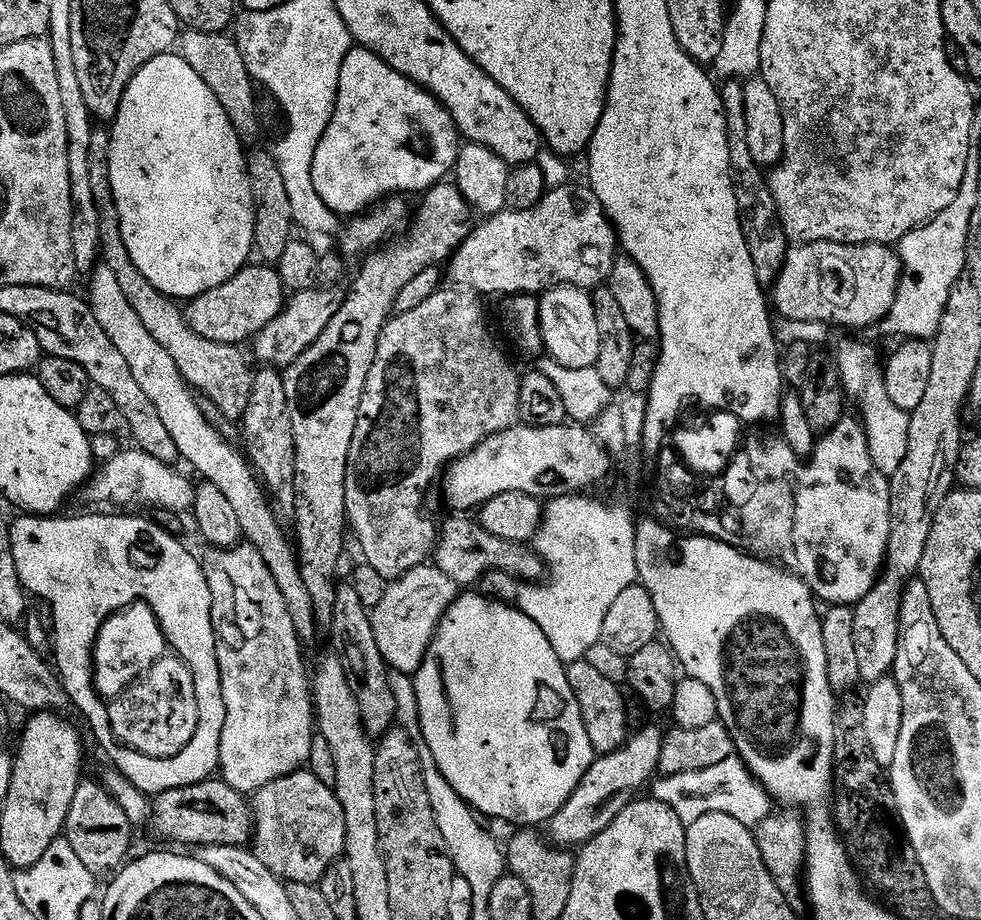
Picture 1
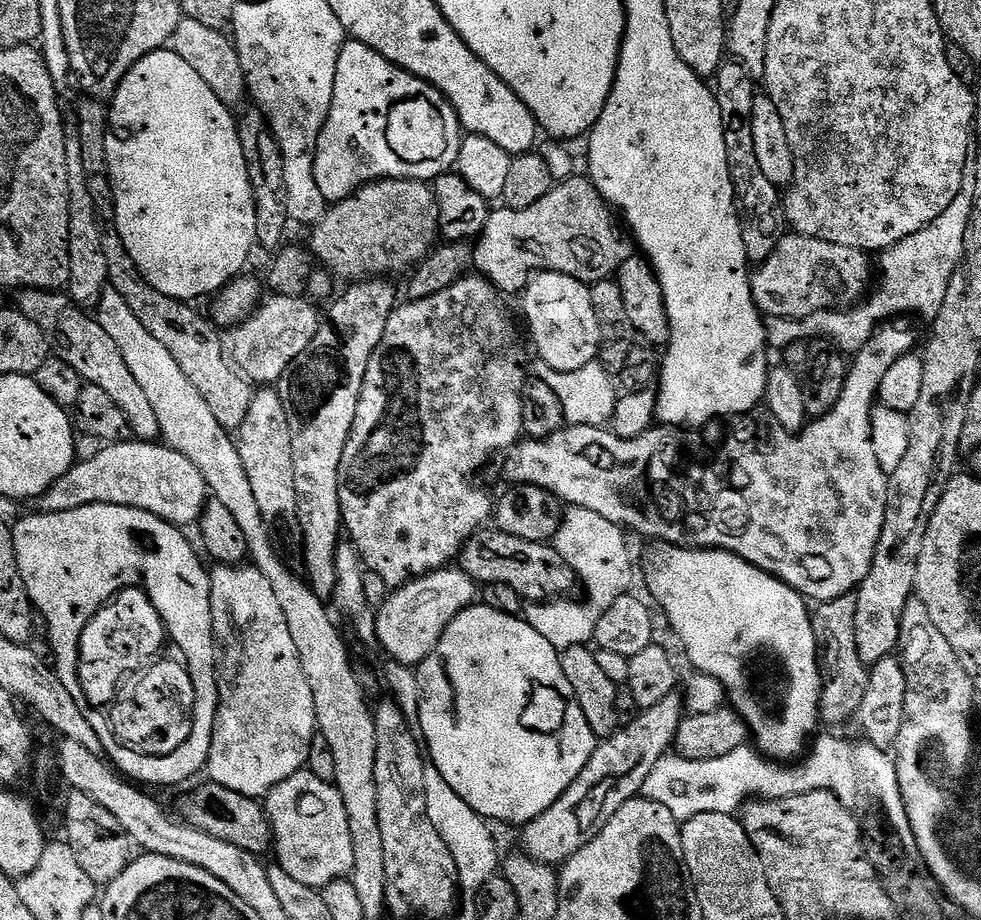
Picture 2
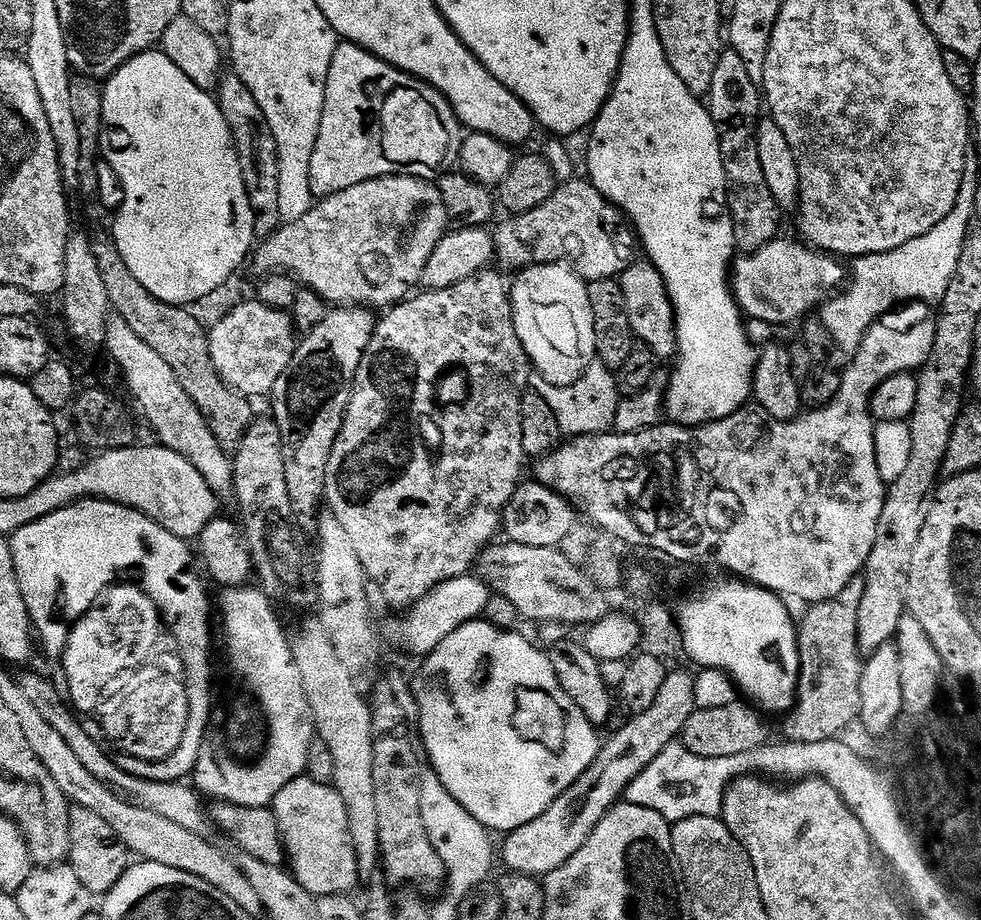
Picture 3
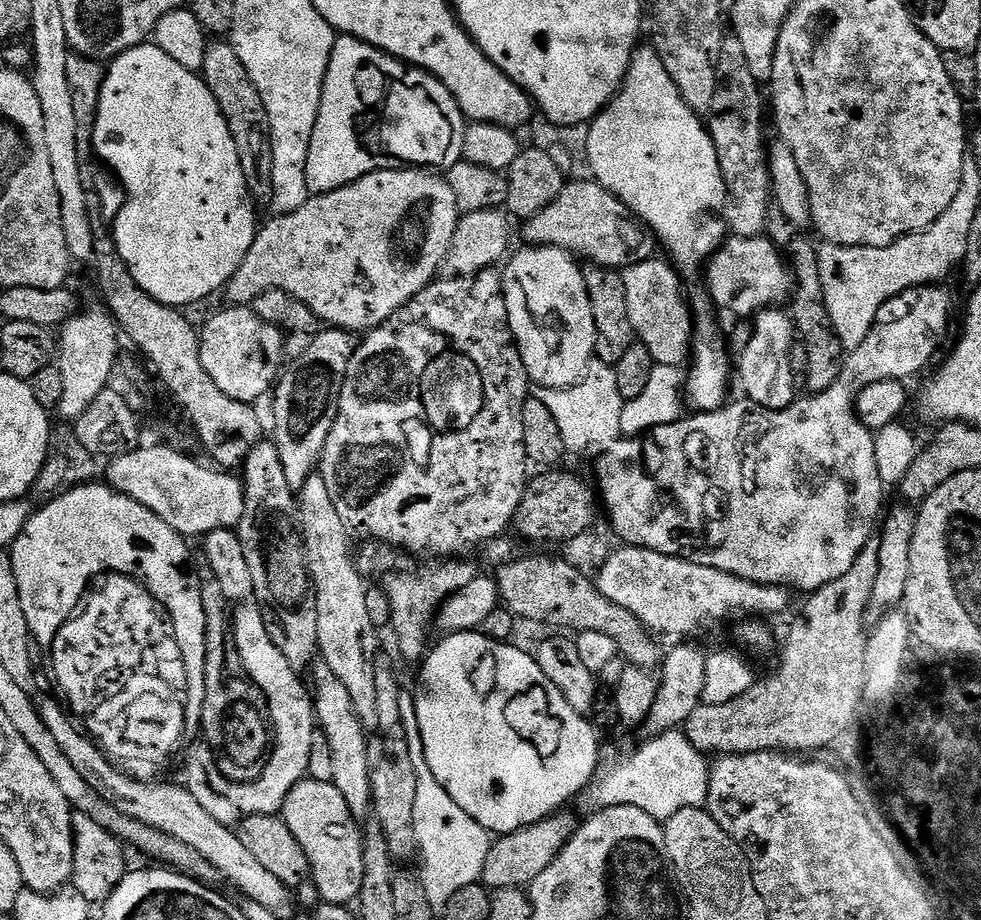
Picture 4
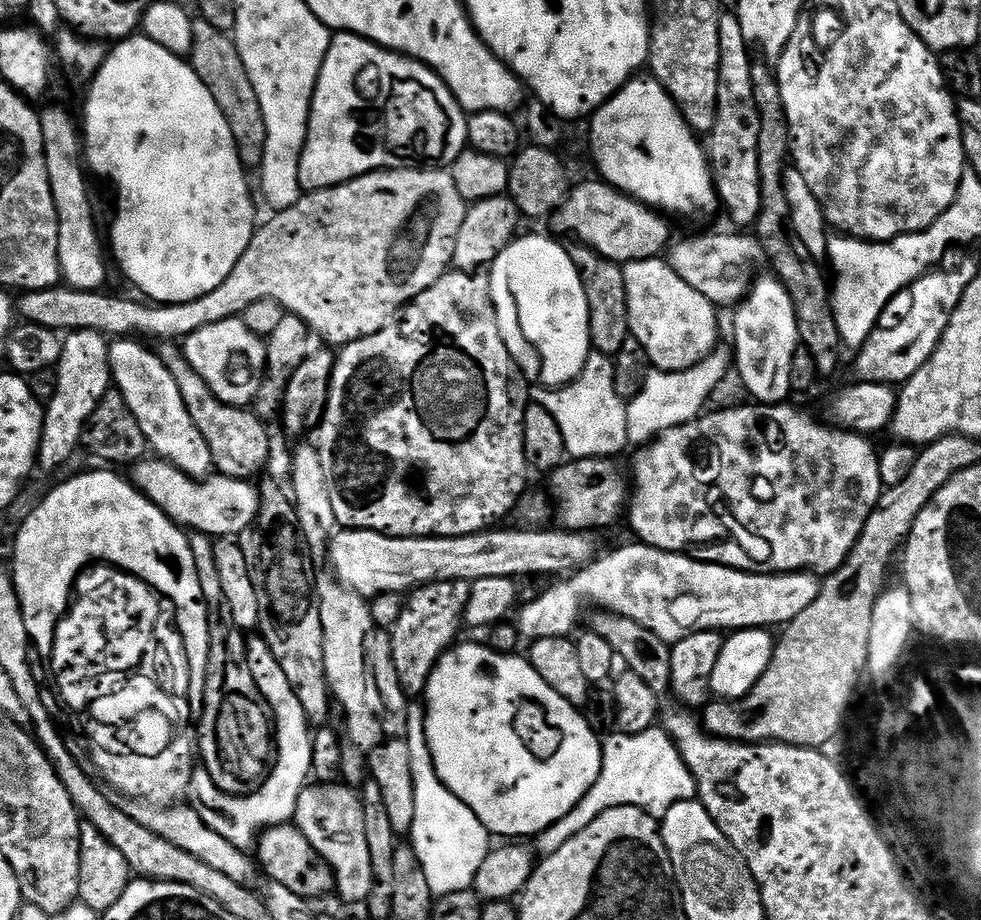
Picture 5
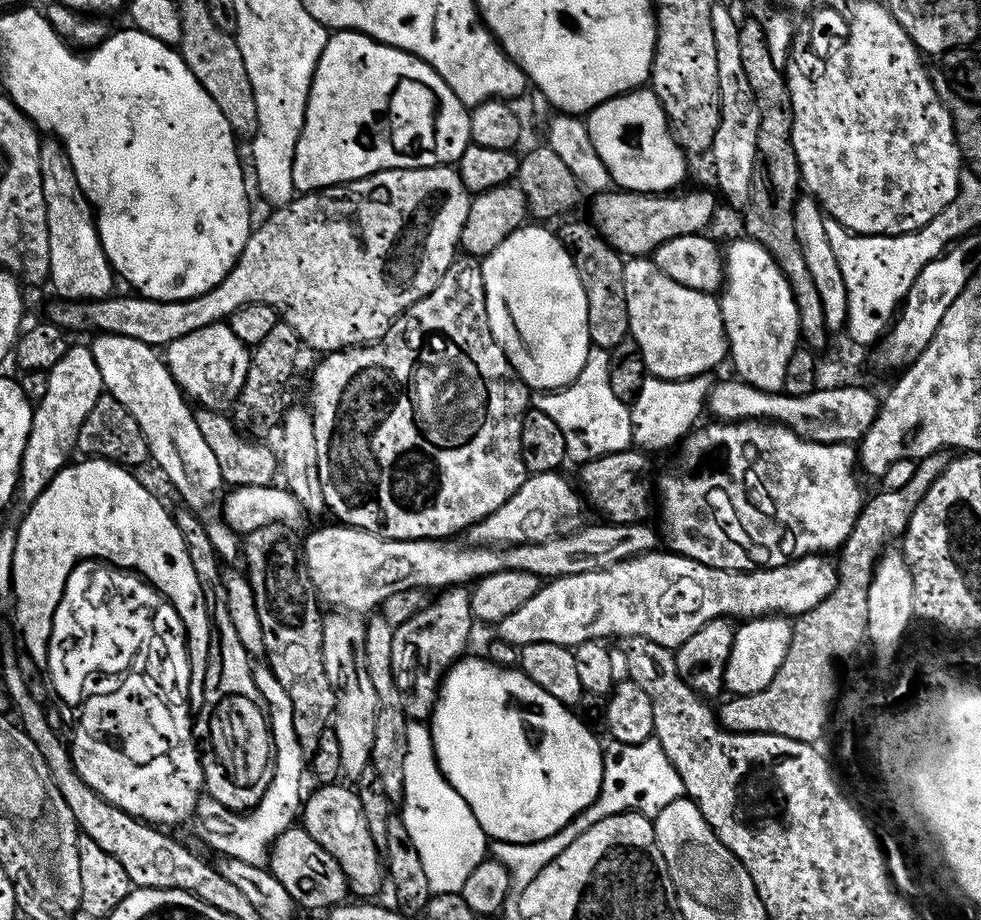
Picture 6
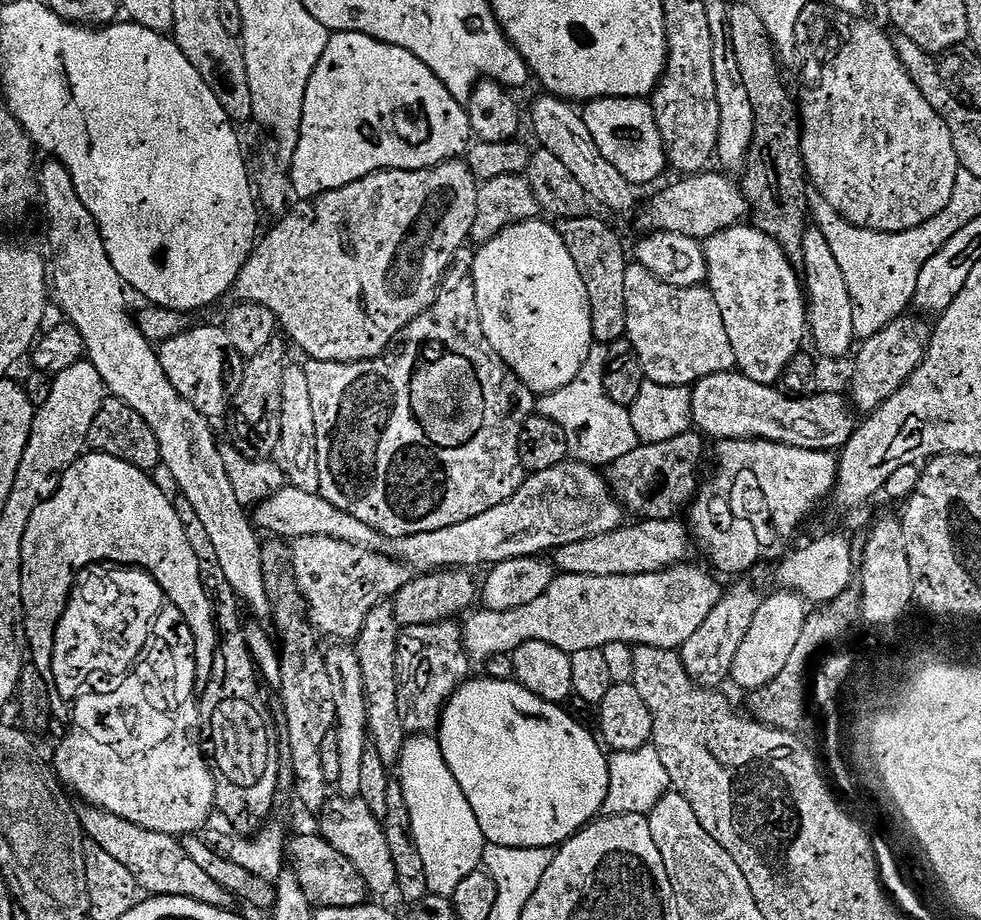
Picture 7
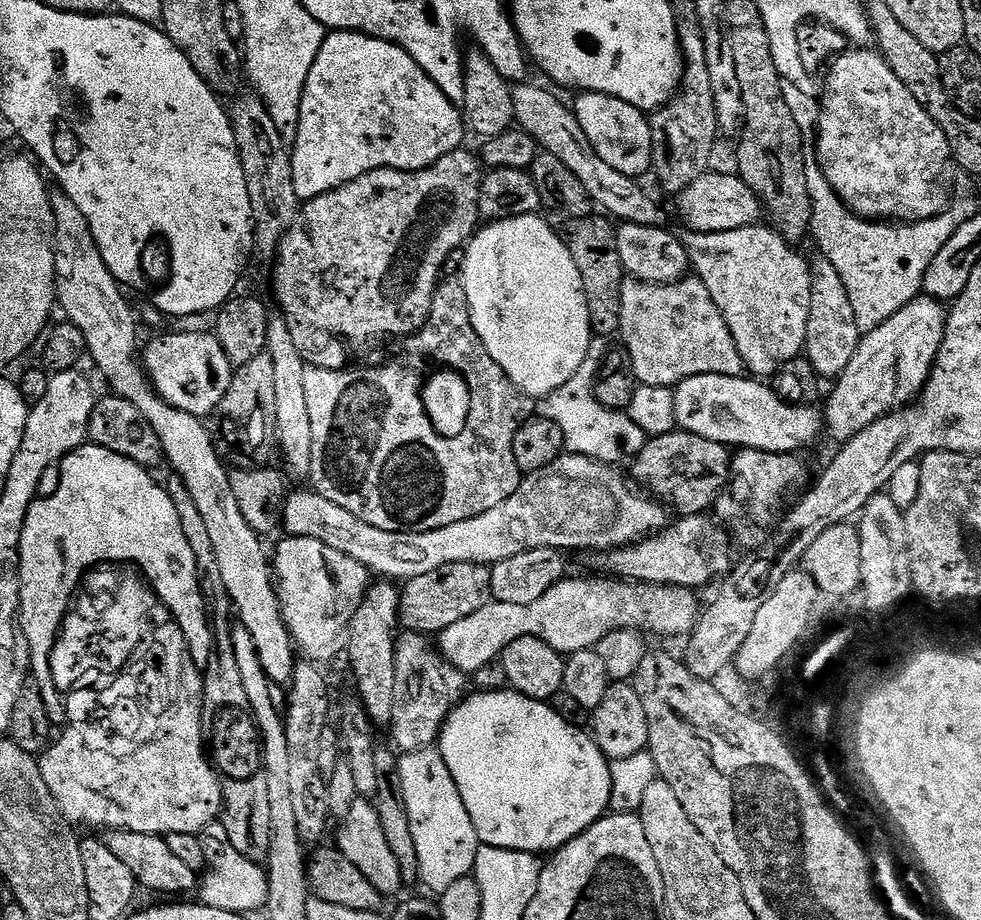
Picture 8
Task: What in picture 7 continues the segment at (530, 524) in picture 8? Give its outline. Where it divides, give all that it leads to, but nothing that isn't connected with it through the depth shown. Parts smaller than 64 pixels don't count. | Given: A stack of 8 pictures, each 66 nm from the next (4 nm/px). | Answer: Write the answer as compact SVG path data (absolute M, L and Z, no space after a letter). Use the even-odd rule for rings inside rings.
M565 462L550 470L533 472L510 499L494 506L494 510L486 510L486 514L478 514L478 518L458 522L458 526L446 526L446 530L430 530L409 536L386 537L378 530L366 526L364 522L358 522L358 518L354 518L352 514L338 510L338 506L326 502L324 496L291 486L285 486L269 500L255 505L254 524L257 529L265 528L268 534L285 542L291 542L303 536L325 536L334 538L338 542L350 542L350 546L358 546L371 552L382 552L393 560L407 564L413 570L476 570L479 564L491 566L507 560L517 560L523 556L548 554L562 546L570 546L572 542L598 538L602 534L610 534L621 528L625 523L626 513L609 490L607 479L596 472L599 471L593 465L579 462Z

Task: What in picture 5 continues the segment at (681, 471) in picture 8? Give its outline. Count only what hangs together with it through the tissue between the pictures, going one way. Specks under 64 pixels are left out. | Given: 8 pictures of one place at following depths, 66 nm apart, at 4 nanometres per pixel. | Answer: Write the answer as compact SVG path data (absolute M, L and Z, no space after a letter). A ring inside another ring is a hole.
M612 458L569 459L550 474L553 501L560 500L559 527L565 532L591 533L592 528L612 528L625 515L630 503L630 480Z

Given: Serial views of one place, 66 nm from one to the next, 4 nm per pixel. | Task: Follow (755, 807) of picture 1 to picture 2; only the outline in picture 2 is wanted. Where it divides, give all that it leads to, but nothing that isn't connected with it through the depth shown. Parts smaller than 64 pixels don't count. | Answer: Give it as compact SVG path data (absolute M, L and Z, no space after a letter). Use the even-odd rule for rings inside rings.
M817 735L802 762L791 766L761 756L752 746L730 750L730 754L722 754L722 758L713 760L684 760L681 756L669 754L660 759L654 770L650 770L642 796L666 806L676 820L683 822L698 814L731 816L739 813L746 801L775 802L791 796L805 796L807 792L833 792L842 806L854 814L860 813L869 802L876 802L884 810L885 821L889 827L892 826L891 831L901 848L908 855L915 855L916 839L898 784L895 757L873 744L858 742L840 736Z

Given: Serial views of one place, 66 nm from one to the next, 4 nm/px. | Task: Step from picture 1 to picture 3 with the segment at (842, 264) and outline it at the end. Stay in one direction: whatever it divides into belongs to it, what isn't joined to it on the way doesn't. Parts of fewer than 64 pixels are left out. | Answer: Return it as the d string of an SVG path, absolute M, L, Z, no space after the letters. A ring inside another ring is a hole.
M784 239L771 240L766 246L741 255L733 263L730 273L732 295L749 321L761 320L770 326L803 321L812 307L823 305L845 283L846 268L840 265L843 263L837 257L799 239Z

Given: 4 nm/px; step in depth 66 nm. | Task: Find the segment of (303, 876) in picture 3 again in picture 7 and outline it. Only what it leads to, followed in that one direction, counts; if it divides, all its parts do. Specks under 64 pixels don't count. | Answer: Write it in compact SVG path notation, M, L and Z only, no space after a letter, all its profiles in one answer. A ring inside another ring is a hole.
M336 798L319 813L319 835L324 837L338 854L346 854L350 862L362 874L369 893L384 896L396 892L396 871L394 870L394 858L390 854L390 846L386 846L386 834L381 817L374 815L370 806L359 798Z

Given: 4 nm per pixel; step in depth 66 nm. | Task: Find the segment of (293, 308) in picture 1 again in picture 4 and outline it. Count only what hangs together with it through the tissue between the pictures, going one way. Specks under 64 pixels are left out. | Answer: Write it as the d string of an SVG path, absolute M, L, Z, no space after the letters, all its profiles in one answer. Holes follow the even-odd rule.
M228 306L225 312L214 313L204 328L202 324L199 329L202 366L206 366L206 372L214 378L222 394L230 394L230 398L243 404L255 405L259 396L267 397L273 391L286 360L286 336L280 331L277 325L258 318L248 306Z

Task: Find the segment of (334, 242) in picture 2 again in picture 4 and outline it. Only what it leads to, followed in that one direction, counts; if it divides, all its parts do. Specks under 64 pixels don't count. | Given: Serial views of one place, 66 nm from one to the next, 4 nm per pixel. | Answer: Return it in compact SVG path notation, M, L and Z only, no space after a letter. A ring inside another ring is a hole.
M387 168L381 172L371 172L362 178L358 178L354 183L342 186L333 192L321 192L313 195L301 208L290 214L285 216L273 215L271 217L273 220L265 228L263 225L257 231L246 258L242 258L242 266L238 266L236 273L228 279L226 293L228 292L229 298L232 299L229 301L233 305L248 306L266 290L278 288L283 292L287 292L293 301L310 306L312 313L316 315L316 319L325 325L342 328L349 334L357 334L356 332L364 334L376 328L379 324L383 324L385 320L389 320L399 308L410 303L423 288L428 287L437 279L461 215L458 202L454 198L454 190L449 186L443 175L433 174L428 170L413 170L410 168Z

